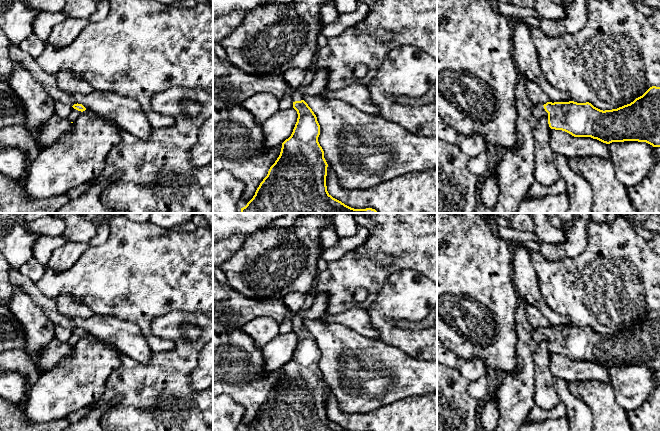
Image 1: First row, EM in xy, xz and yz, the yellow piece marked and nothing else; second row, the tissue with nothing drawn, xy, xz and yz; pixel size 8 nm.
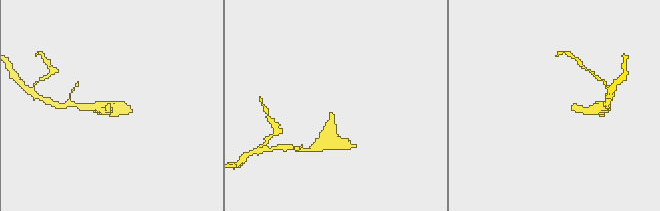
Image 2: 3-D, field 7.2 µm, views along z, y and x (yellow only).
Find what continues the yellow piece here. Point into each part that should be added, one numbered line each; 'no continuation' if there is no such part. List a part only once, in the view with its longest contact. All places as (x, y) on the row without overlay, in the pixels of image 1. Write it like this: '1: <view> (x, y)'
1: xy (74, 338)

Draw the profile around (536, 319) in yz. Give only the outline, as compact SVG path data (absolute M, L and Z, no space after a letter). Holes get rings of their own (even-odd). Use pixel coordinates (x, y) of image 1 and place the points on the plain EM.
M526 305L526 315L529 323L534 329L544 329L549 326L547 319L533 305Z

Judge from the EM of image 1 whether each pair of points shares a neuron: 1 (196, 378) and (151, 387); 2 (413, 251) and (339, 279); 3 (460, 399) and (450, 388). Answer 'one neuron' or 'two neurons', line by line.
1: two neurons
2: one neuron
3: one neuron

